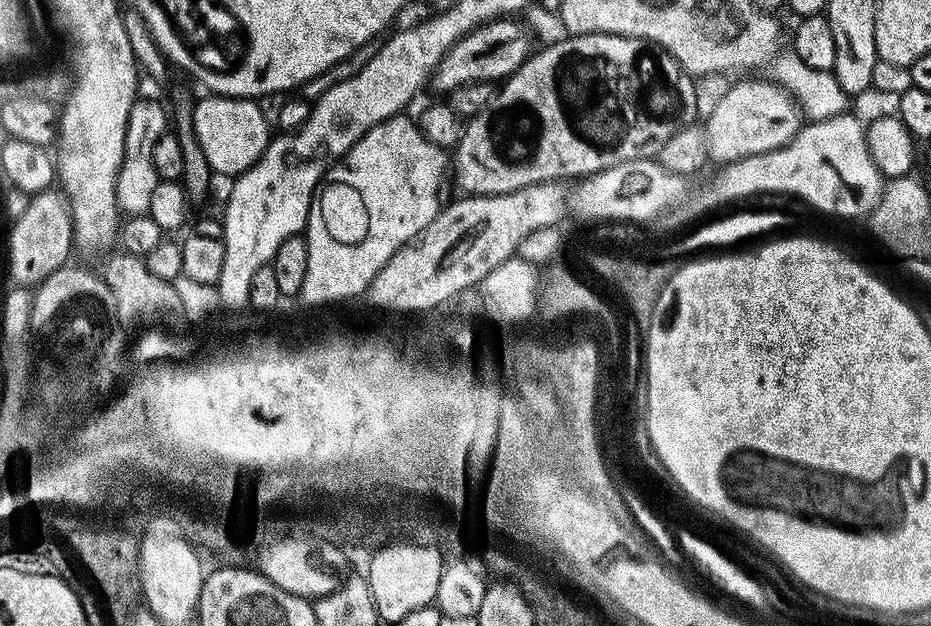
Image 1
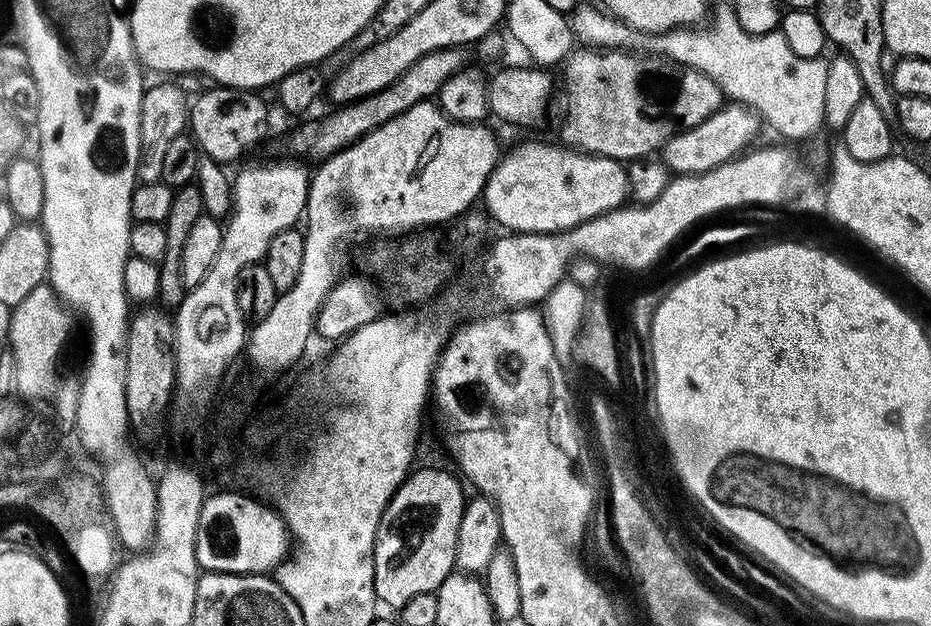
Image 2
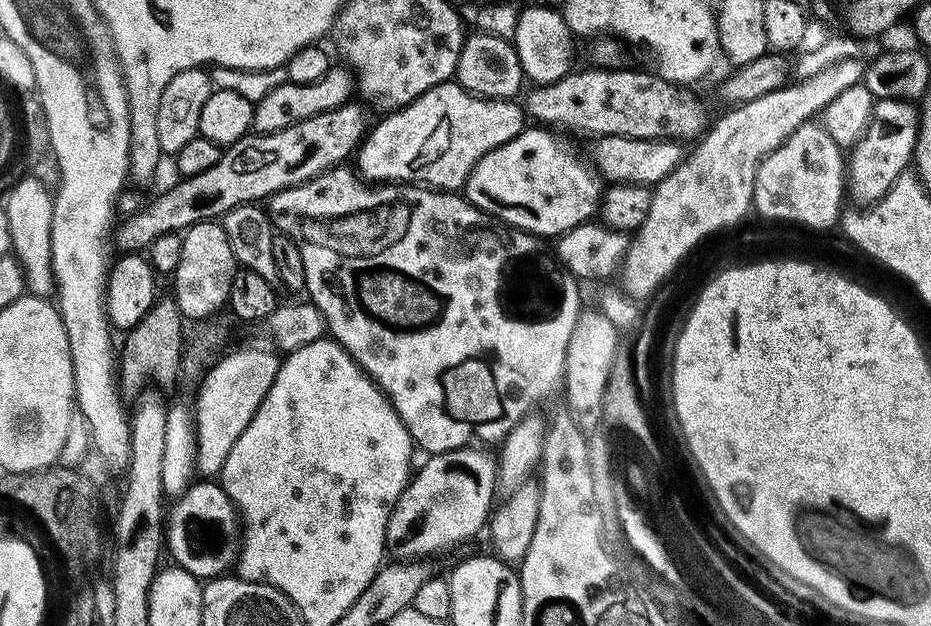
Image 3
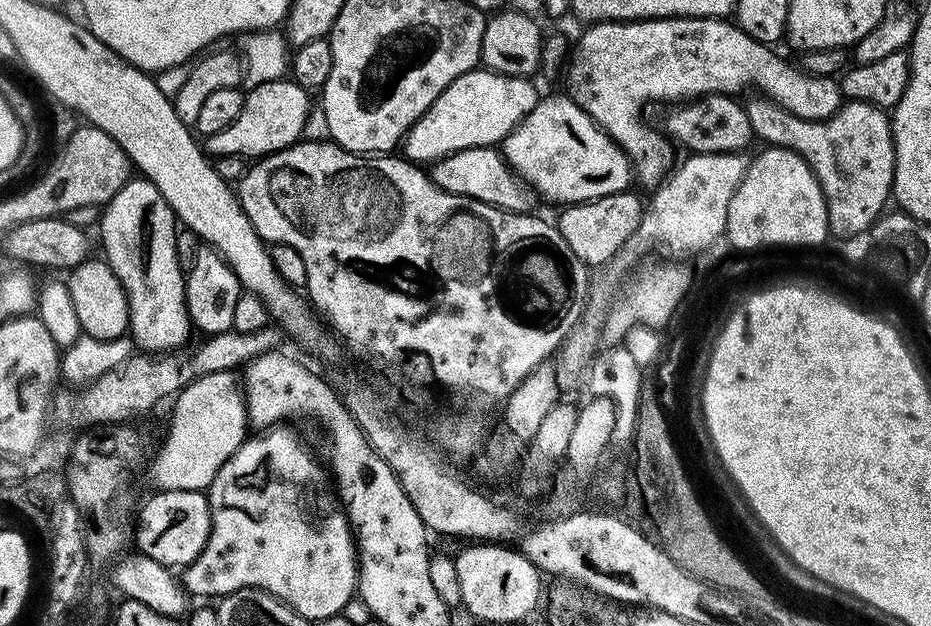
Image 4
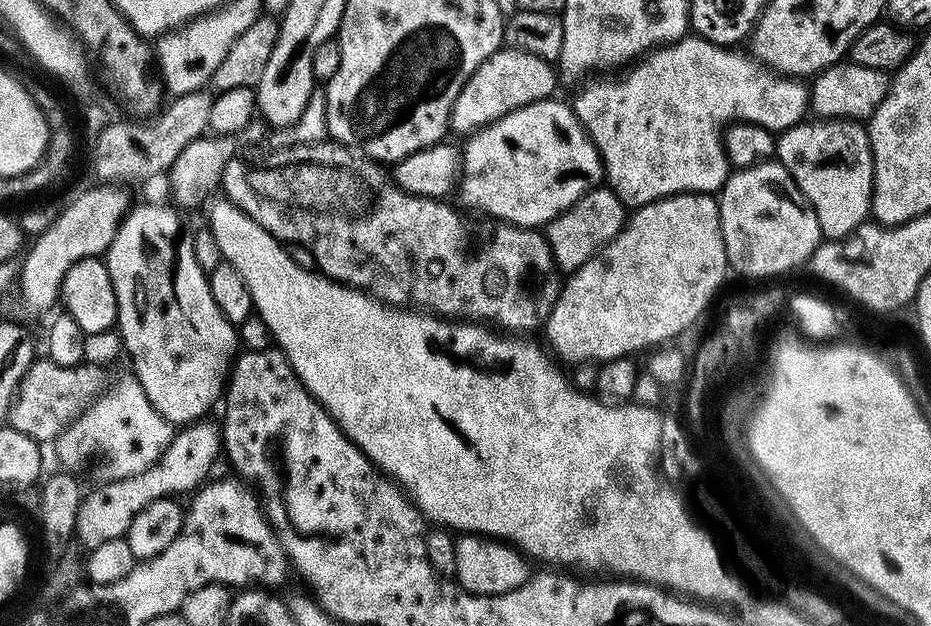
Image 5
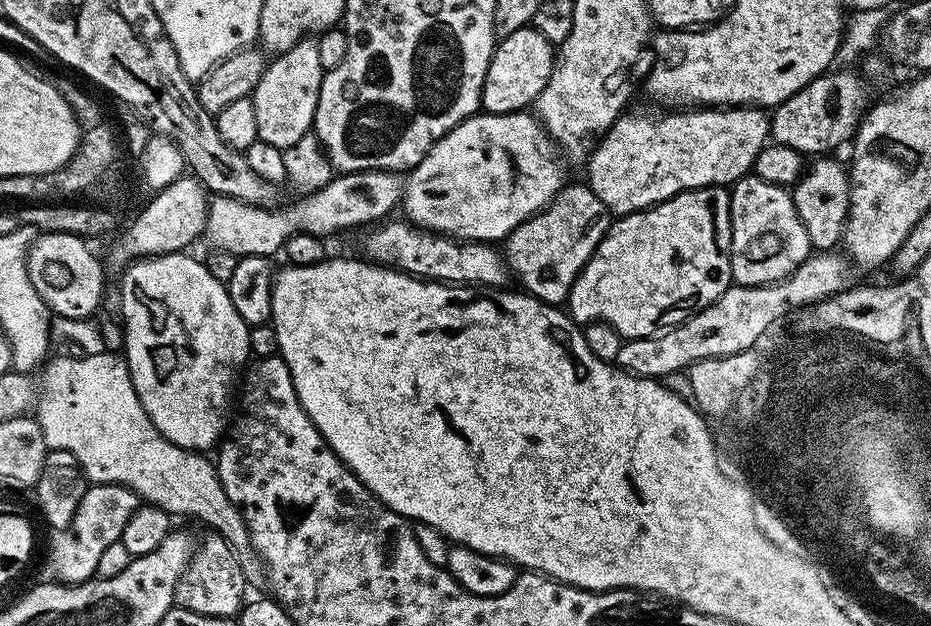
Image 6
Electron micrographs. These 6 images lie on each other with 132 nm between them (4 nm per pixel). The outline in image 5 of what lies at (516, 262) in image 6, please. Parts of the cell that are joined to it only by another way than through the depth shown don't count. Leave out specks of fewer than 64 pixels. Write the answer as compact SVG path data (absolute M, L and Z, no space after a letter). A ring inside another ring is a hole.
M607 186L591 188L574 202L574 206L555 216L546 226L546 239L557 268L564 274L576 272L599 248L605 248L624 229L625 223L624 203L616 198L612 189Z

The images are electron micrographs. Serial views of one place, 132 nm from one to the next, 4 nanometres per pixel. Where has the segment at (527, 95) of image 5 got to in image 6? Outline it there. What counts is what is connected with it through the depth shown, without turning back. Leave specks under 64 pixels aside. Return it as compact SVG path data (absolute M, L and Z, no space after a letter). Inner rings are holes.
M533 26L515 30L501 39L486 70L484 89L480 95L483 111L488 114L518 112L535 105L538 94L542 94L552 73L553 59L554 46L546 38L542 38L539 30Z

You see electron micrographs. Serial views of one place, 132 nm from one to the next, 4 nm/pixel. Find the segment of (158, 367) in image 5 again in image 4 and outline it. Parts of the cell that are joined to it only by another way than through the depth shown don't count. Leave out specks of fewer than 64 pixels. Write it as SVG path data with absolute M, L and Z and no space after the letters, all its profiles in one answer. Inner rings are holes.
M132 178L114 194L114 198L103 205L104 217L100 220L100 240L104 243L103 255L128 295L128 326L133 341L145 353L171 353L185 347L194 325L188 310L188 295L184 292L185 269L176 253L178 221L172 207L162 198L158 186L146 178Z

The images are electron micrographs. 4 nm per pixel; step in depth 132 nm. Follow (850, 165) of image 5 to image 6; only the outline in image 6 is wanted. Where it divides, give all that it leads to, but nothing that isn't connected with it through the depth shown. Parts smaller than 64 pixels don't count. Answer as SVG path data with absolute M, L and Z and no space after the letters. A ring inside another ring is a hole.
M832 158L813 159L816 161L813 164L811 161L810 167L791 189L798 218L802 218L802 226L806 226L806 234L817 253L831 252L841 243L844 223L848 220L848 203L852 193L850 176L845 165L843 168L838 161L828 159Z

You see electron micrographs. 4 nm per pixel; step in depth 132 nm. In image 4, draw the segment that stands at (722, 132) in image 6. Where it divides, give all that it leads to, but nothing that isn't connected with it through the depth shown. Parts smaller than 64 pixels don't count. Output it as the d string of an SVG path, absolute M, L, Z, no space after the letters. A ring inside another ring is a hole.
M669 18L667 20L606 20L603 22L593 23L580 37L577 38L576 44L571 45L570 55L566 60L566 71L568 70L568 88L566 94L579 108L586 110L586 114L590 114L590 118L598 127L611 138L615 144L622 149L628 156L628 160L632 164L632 171L637 181L648 187L648 190L655 190L663 183L670 172L673 171L674 161L672 162L672 148L674 149L673 141L669 140L667 136L656 132L652 128L647 128L644 125L644 120L640 117L640 111L643 110L647 104L652 104L655 100L672 100L668 102L691 102L702 96L718 96L721 94L740 94L743 88L748 88L753 84L757 88L757 93L763 94L767 99L772 100L780 107L786 109L790 114L794 114L803 120L829 120L831 116L839 111L842 103L842 93L840 85L833 77L812 76L810 73L802 70L801 67L795 68L787 64L782 57L776 53L767 44L760 44L754 38L750 38L746 33L740 29L735 23L729 22L724 18Z

